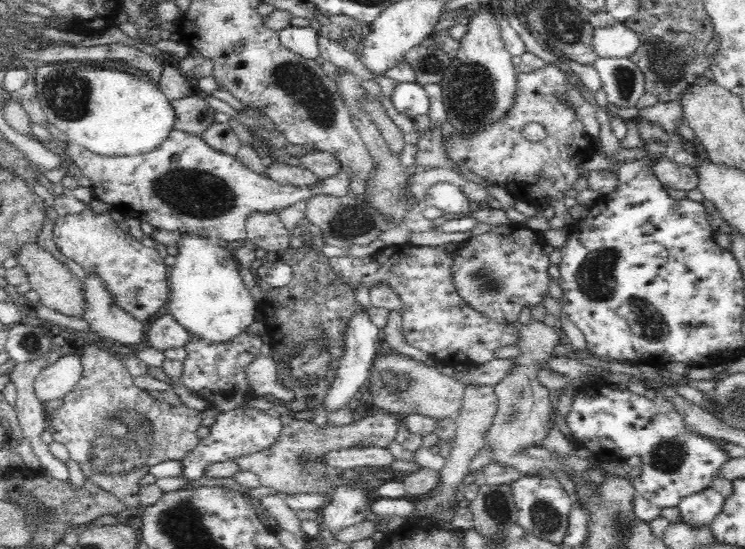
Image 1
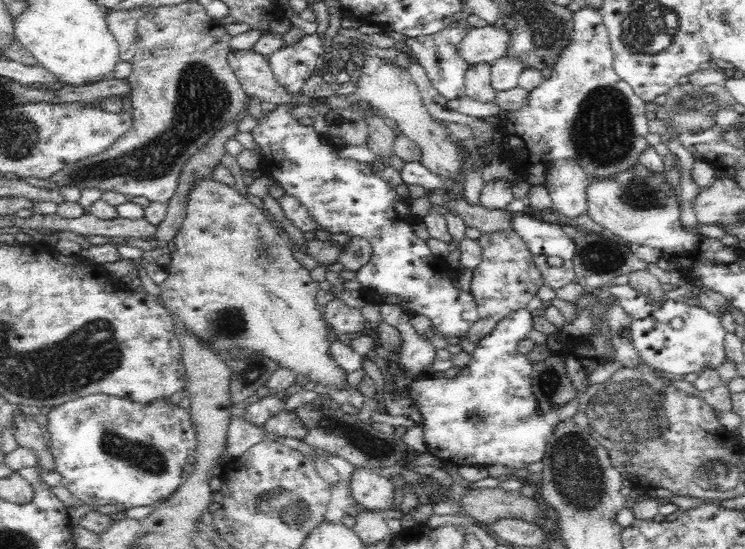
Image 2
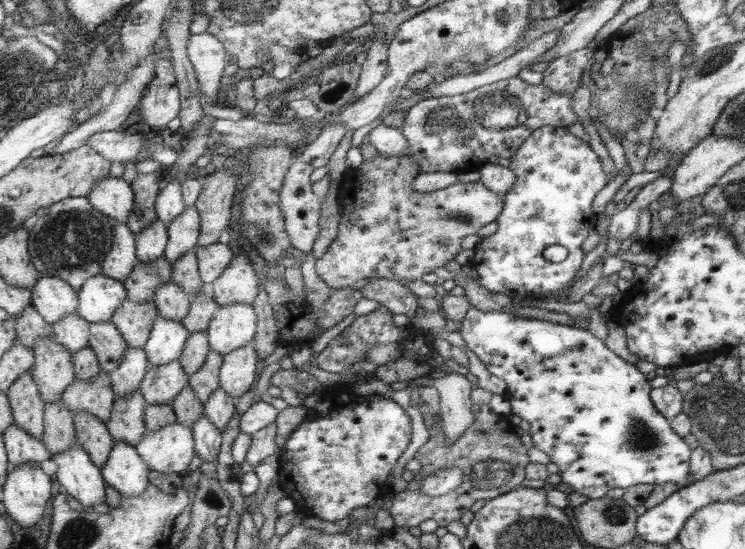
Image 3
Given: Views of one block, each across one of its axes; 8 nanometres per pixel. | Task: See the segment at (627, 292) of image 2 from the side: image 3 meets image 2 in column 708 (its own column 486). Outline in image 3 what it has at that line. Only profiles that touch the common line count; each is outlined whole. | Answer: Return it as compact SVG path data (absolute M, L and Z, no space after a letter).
M471 306L458 332L463 336L467 347L484 362L490 374L498 376L506 382L510 393L511 414L520 416L522 420L526 420L530 424L531 428L527 433L532 437L533 446L543 450L550 457L551 462L558 465L558 474L562 478L561 482L572 486L574 492L584 494L590 499L599 499L606 496L607 492L613 488L627 489L639 484L653 484L656 486L664 483L676 483L680 488L692 483L690 460L692 459L693 450L687 442L684 442L681 434L678 434L670 425L670 418L662 416L656 405L650 402L650 390L653 390L653 388L650 388L648 378L636 366L628 364L626 360L616 356L610 348L606 348L606 344L602 340L598 340L590 331L541 319L522 319L506 312L482 312L475 306Z

